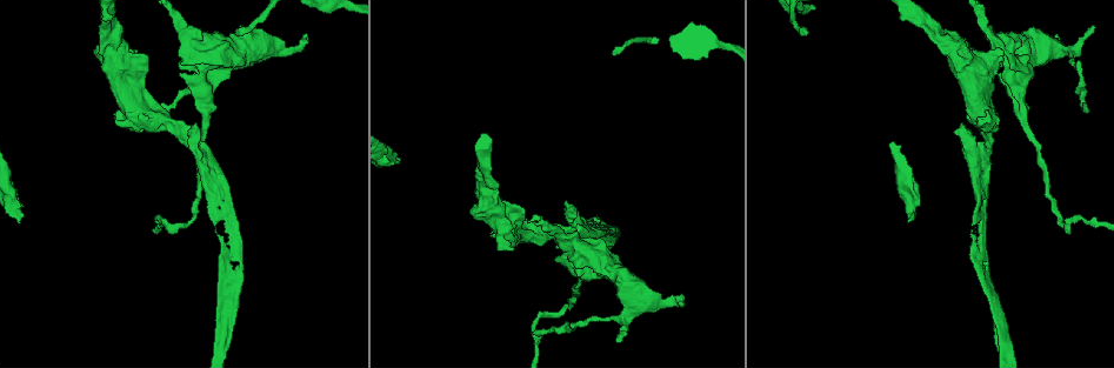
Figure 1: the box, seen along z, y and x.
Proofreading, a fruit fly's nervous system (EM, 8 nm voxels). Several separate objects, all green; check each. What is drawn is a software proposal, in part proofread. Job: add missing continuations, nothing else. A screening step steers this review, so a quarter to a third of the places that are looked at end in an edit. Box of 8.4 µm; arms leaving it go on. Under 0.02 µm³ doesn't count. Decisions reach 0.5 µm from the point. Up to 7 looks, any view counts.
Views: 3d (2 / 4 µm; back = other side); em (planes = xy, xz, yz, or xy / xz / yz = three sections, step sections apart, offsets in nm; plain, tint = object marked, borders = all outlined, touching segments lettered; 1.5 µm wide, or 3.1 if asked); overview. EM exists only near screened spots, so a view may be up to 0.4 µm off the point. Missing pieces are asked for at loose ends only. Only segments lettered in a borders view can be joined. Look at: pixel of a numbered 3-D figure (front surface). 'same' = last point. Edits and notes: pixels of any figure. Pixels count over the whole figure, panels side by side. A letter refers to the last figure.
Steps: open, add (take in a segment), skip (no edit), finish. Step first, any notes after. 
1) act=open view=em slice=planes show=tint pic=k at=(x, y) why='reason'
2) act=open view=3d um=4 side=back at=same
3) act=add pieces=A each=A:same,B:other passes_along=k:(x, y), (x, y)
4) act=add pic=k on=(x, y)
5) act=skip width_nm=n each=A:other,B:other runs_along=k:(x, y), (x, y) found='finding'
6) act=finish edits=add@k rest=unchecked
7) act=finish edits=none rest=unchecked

act=open view=em slice=xz step=8 show=borders pic=1 at=(19, 220) why='an open end'

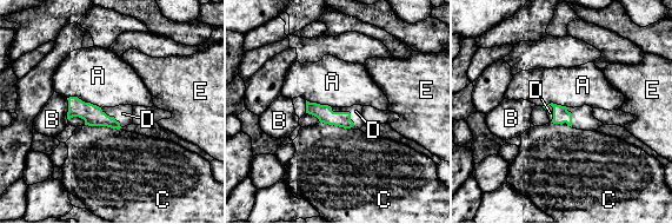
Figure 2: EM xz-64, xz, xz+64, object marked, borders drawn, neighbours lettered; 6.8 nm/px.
act=add pieces=D each=A:other,B:other,C:other,D:same,E:other passes_along=2:(325, 114), (345, 112), (356, 111) found='it goes on there'

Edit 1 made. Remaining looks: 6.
act=open view=em slice=planes show=tint pic=1 at=(194, 127) why='branch stops here'

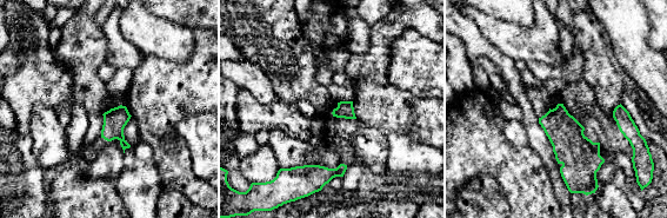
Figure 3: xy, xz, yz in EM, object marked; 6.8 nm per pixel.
act=open view=em slice=planes show=borders at=same why='what lies round it'

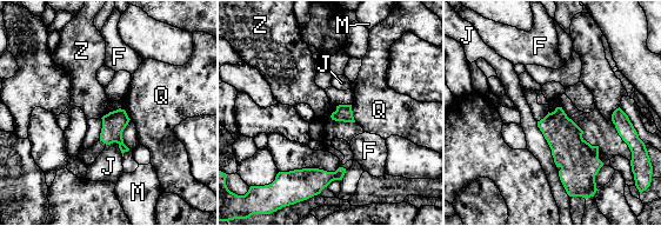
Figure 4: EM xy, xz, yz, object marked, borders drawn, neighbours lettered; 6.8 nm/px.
act=skip each=F:other,J:other,M:other,Q:other,Z:other border=4:(351, 105), (355, 121) found='no lettered segment goes on from it'

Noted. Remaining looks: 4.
act=open view=3d um=4 pic=1 at=(684, 306) why='free end'

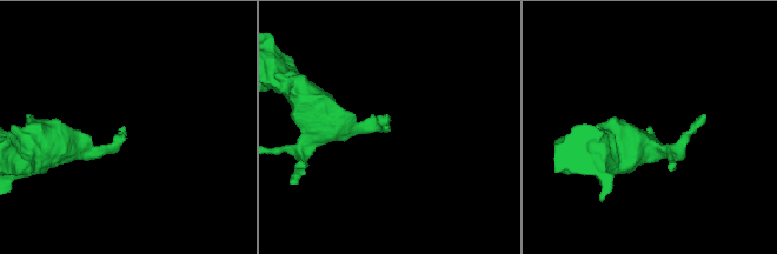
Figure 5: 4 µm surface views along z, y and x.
act=open view=em slice=xz step=8 show=tint pic=5 at=(652, 129)

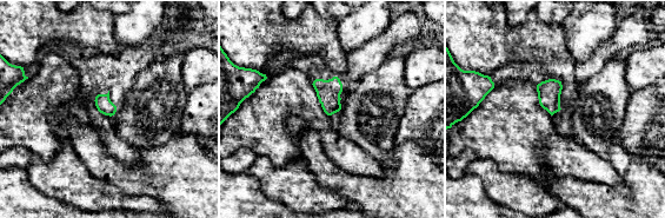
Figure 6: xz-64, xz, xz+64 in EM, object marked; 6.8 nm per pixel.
act=open view=em slice=yz step=8 show=borders at=same

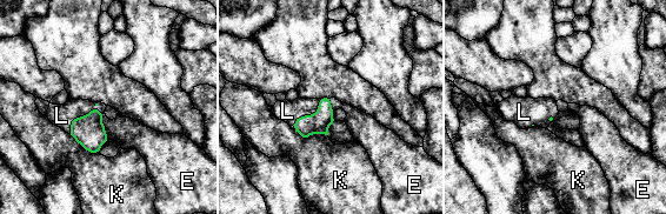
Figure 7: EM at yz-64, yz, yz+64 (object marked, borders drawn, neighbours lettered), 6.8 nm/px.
act=add pieces=L longest_contact=L:280nm each=E:other,K:other,L:same found='the cell continues'

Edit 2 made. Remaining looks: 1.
act=finish edits=add@2,add@7 rest=unchecked

